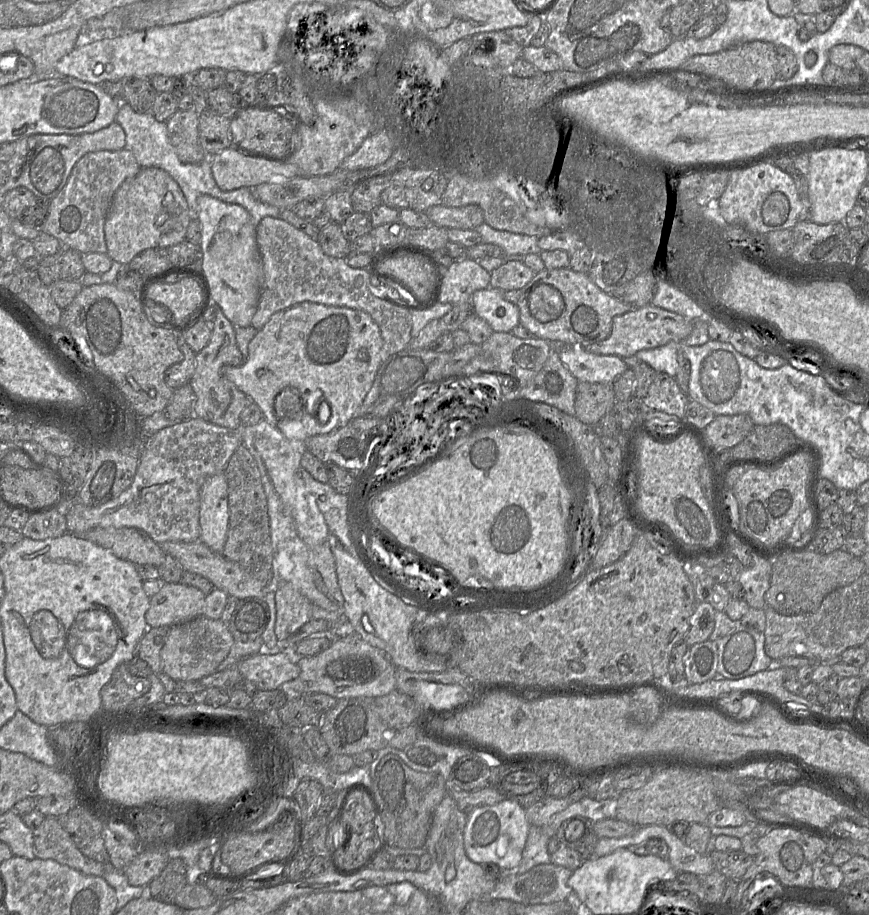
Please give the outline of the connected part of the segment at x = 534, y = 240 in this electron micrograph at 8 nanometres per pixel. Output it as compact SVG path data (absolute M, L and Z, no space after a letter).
M486 222L482 223L475 230L480 234L482 243L499 246L504 253L506 261L522 261L528 254L540 254L542 250L538 246L538 237L518 234L505 230L497 230Z

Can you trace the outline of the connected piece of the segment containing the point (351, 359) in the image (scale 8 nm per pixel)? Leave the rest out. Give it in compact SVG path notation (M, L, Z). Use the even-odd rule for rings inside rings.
M302 302L273 314L249 342L247 361L240 366L224 365L221 368L221 375L235 384L241 392L260 407L264 420L270 425L278 428L292 442L304 442L312 436L326 435L336 431L356 417L356 412L371 389L376 373L382 364L382 347L383 340L379 326L366 312L347 307ZM286 387L298 390L302 405L294 404L285 414L287 417L281 418L276 415L274 401ZM322 402L327 403L331 410L327 423L320 423L317 420L317 412ZM300 406L298 414L293 418L288 418Z

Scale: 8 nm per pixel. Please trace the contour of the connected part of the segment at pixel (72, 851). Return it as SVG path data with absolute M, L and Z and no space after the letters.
M45 817L33 830L34 852L38 859L51 859L85 875L103 877L106 866L86 857L56 817Z

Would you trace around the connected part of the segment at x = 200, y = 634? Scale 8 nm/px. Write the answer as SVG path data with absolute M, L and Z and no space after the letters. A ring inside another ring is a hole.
M204 615L170 627L161 649L162 671L175 681L199 681L214 672L229 654L235 639L226 623Z

